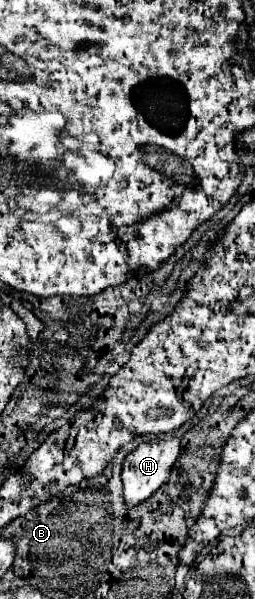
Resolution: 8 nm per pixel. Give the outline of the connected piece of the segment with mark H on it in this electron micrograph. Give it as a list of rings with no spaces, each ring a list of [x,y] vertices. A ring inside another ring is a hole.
[[[151,440],[139,444],[123,460],[123,496],[129,506],[147,500],[169,480],[171,466],[179,458],[181,440]]]

